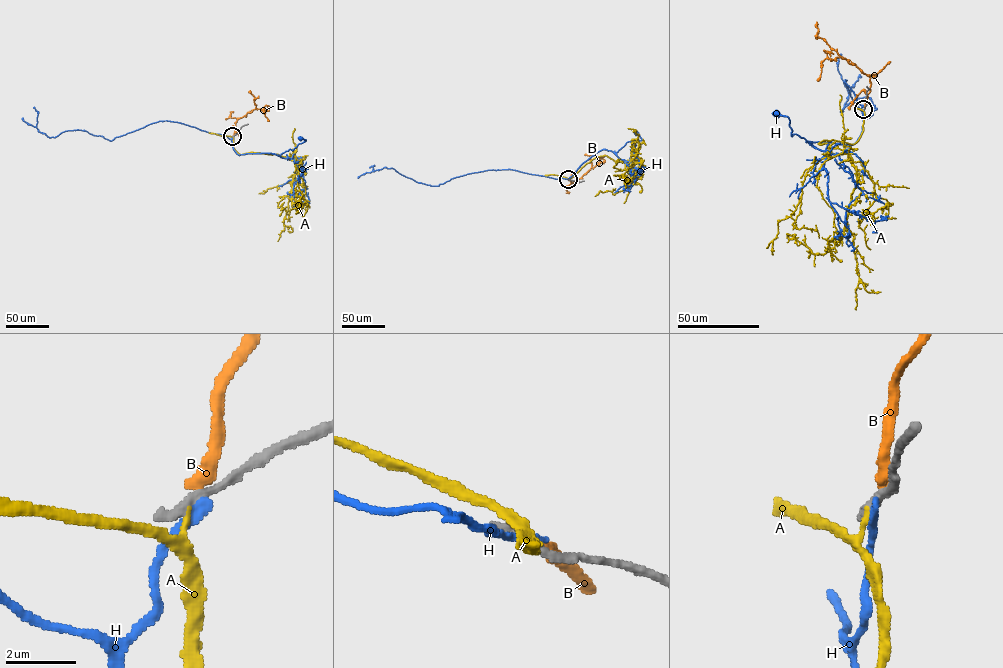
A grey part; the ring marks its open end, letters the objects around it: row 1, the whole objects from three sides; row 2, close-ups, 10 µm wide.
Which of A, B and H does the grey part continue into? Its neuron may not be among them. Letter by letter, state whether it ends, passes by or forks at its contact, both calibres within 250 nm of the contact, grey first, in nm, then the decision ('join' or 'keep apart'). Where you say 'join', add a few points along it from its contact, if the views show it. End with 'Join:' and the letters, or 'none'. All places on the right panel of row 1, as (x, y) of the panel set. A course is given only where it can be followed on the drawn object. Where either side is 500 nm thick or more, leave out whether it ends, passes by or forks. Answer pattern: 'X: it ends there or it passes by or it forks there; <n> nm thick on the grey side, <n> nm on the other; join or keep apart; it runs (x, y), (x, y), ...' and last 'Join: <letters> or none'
A: it ends there; 360 nm thick on the grey side, 150 nm on the other; keep apart
B: it ends there; 240 nm thick on the grey side, 420 nm on the other; keep apart
H: it ends there; 360 nm thick on the grey side, 320 nm on the other; keep apart
Join: none

